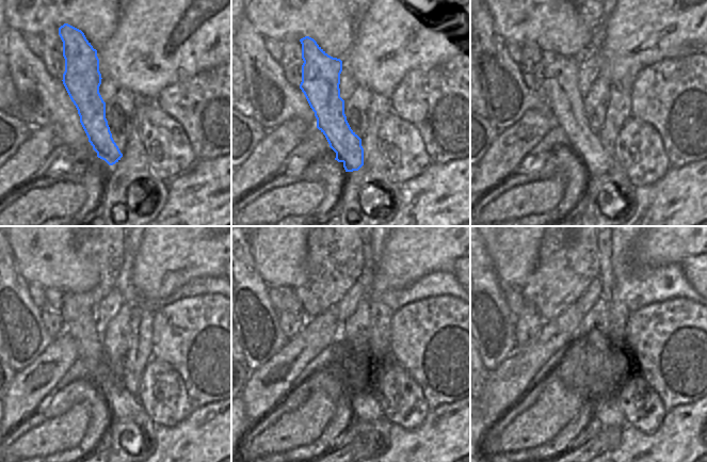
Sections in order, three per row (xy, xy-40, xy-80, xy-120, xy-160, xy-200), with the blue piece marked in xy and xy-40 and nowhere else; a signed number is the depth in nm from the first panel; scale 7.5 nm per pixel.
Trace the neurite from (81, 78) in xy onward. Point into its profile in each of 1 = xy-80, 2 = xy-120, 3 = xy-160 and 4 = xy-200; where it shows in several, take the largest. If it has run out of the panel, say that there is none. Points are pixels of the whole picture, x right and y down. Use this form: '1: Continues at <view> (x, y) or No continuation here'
1: Continues at xy-80 (559, 75)
2: Continues at xy-120 (79, 309)
3: Continues at xy-160 (364, 407)
4: Continues at xy-200 (606, 412)

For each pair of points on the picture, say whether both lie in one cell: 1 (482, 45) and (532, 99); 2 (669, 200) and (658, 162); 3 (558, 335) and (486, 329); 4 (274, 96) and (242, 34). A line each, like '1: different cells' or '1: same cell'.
1: same cell
2: different cells
3: different cells
4: same cell

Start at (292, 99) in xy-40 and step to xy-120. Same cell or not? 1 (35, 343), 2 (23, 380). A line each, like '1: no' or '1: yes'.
1: yes
2: no

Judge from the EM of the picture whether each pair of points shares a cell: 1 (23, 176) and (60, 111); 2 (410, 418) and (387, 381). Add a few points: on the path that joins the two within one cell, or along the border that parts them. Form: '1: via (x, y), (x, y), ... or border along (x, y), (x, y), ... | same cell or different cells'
1: border along (33, 127), (48, 126), (55, 134) | different cells
2: via (416, 409), (397, 391) | same cell

